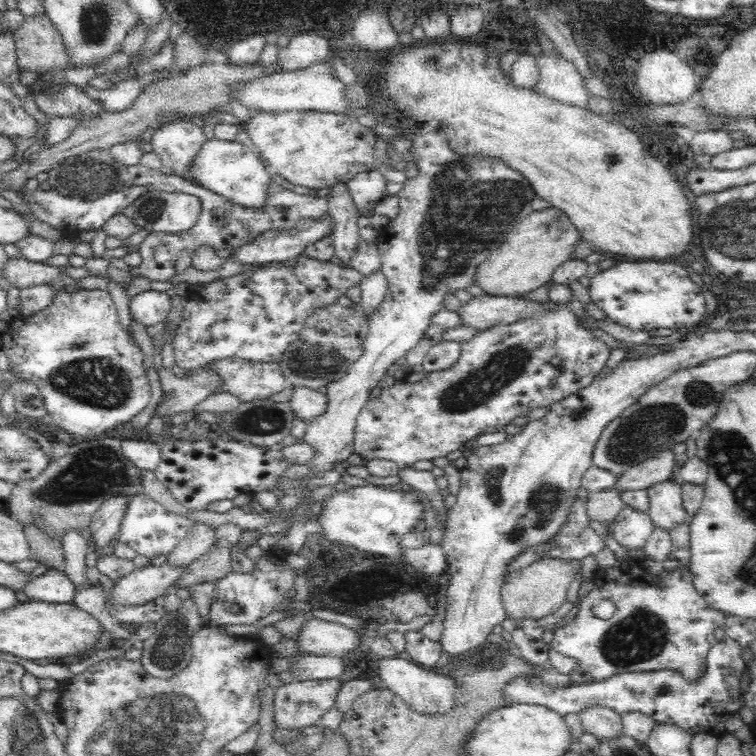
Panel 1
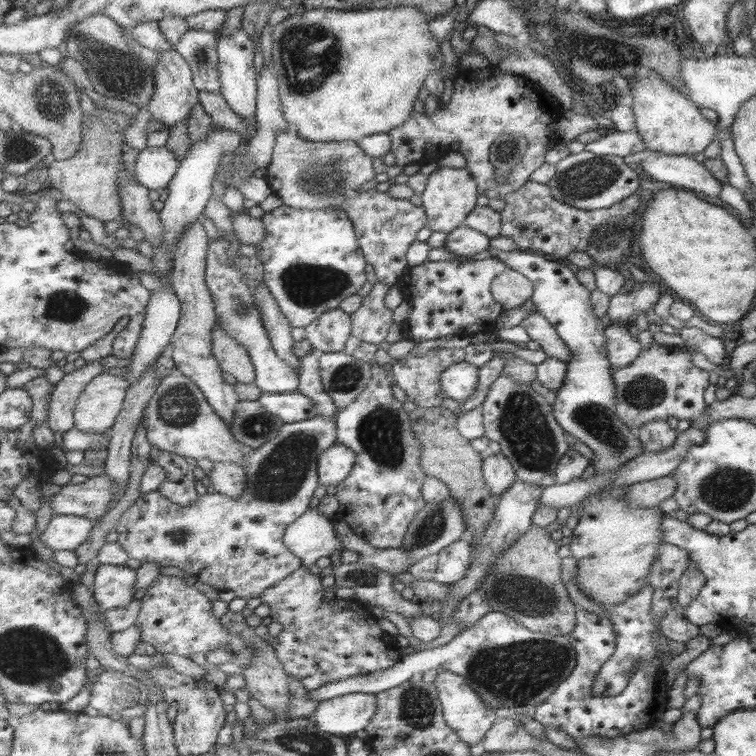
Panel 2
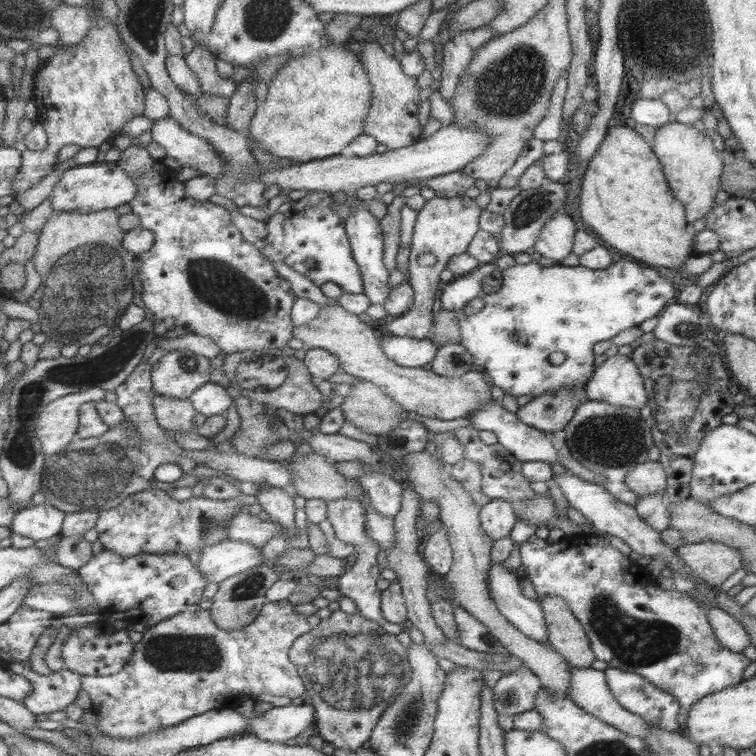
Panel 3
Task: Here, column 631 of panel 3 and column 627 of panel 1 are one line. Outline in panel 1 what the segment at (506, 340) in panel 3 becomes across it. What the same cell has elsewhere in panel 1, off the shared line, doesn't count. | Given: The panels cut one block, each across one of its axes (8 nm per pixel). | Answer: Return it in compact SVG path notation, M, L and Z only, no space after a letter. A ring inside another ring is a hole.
M661 260L617 262L593 276L588 290L591 302L604 310L613 323L631 330L695 328L705 318L704 290L688 276L688 268L682 264Z

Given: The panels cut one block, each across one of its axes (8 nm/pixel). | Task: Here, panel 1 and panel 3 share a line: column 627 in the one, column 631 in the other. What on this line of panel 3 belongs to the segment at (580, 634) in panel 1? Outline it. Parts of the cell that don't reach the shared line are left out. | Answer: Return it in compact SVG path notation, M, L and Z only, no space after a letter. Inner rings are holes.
M579 532L549 543L533 535L520 544L519 555L524 569L522 576L533 585L537 602L549 596L561 598L583 627L595 659L607 663L610 668L633 672L671 694L679 704L676 718L679 725L685 723L689 707L697 700L742 682L744 668L751 661L743 653L727 650L715 639L707 623L705 608L693 602L686 593L658 588L644 564L623 556L602 537Z

